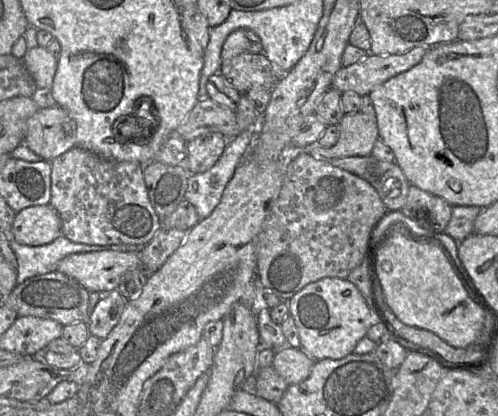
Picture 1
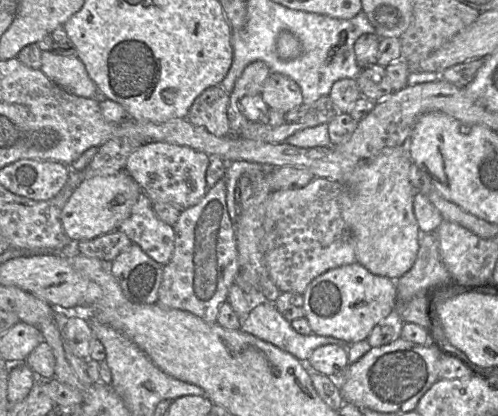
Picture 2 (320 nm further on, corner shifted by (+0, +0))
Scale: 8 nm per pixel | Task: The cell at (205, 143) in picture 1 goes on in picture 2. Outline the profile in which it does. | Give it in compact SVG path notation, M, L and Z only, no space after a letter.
M220 84L209 87L194 100L187 119L217 137L227 136L230 134L228 105L229 95Z

